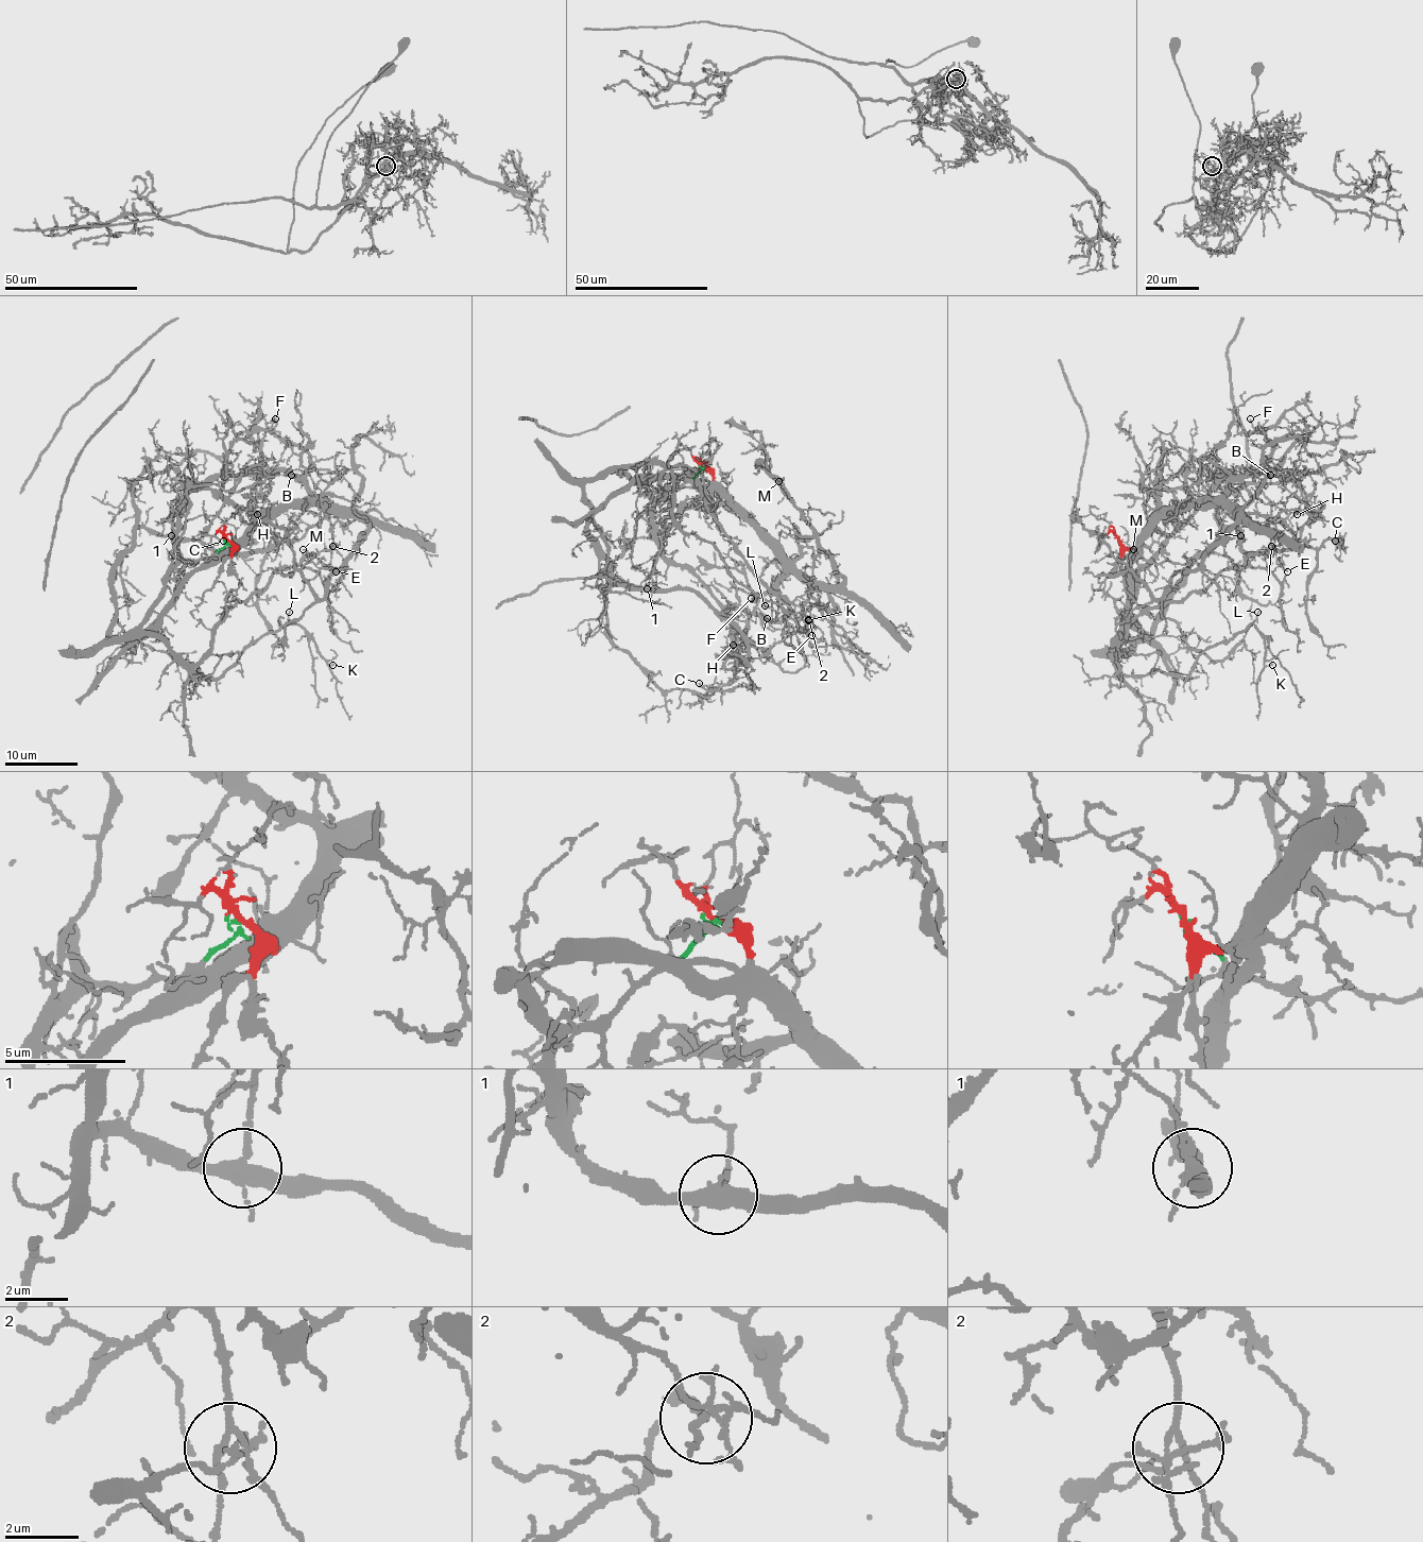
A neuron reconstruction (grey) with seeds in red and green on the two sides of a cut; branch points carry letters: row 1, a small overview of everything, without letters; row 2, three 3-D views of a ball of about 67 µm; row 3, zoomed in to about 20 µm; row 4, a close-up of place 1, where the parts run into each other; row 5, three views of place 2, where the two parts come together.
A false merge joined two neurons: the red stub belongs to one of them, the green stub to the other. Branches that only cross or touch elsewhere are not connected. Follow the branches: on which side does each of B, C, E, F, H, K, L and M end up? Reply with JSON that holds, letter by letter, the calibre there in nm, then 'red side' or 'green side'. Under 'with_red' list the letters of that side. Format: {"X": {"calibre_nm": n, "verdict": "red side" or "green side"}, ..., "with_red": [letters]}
{"B": {"calibre_nm": 100, "verdict": "red side"}, "C": {"calibre_nm": 200, "verdict": "green side"}, "E": {"calibre_nm": 100, "verdict": "red side"}, "F": {"calibre_nm": 110, "verdict": "red side"}, "H": {"calibre_nm": 130, "verdict": "red side"}, "K": {"calibre_nm": 100, "verdict": "green side"}, "L": {"calibre_nm": 100, "verdict": "green side"}, "M": {"calibre_nm": 100, "verdict": "red side"}, "with_red": ["B", "E", "F", "H", "M"]}

